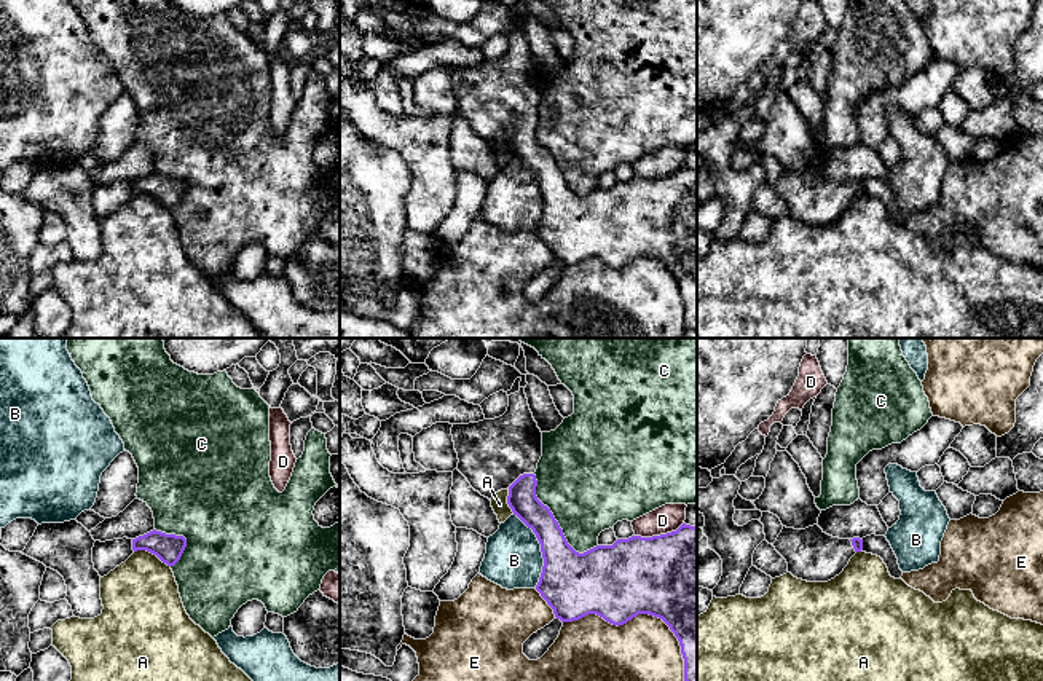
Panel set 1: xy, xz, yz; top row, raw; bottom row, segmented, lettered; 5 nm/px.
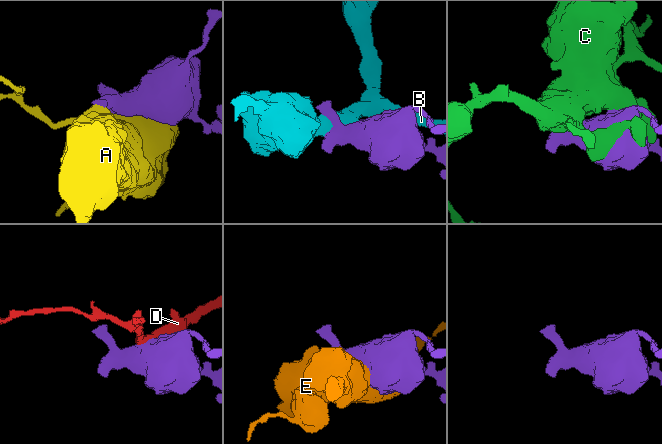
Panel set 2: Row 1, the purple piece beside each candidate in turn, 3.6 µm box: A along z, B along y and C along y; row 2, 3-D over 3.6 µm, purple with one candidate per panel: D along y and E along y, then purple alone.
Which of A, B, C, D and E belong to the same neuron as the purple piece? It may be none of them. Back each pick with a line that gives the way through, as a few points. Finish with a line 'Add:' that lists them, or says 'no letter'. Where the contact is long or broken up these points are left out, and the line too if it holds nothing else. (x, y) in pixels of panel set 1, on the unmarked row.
Add: no letter

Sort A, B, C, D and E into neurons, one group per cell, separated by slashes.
A / B / C / D / E

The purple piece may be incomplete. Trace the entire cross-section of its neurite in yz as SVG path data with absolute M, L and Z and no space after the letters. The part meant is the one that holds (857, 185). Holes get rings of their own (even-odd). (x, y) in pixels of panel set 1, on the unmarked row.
M818 167L805 172L783 169L775 193L786 203L788 215L807 225L828 225L839 218L850 201L863 193L863 182L839 182Z

